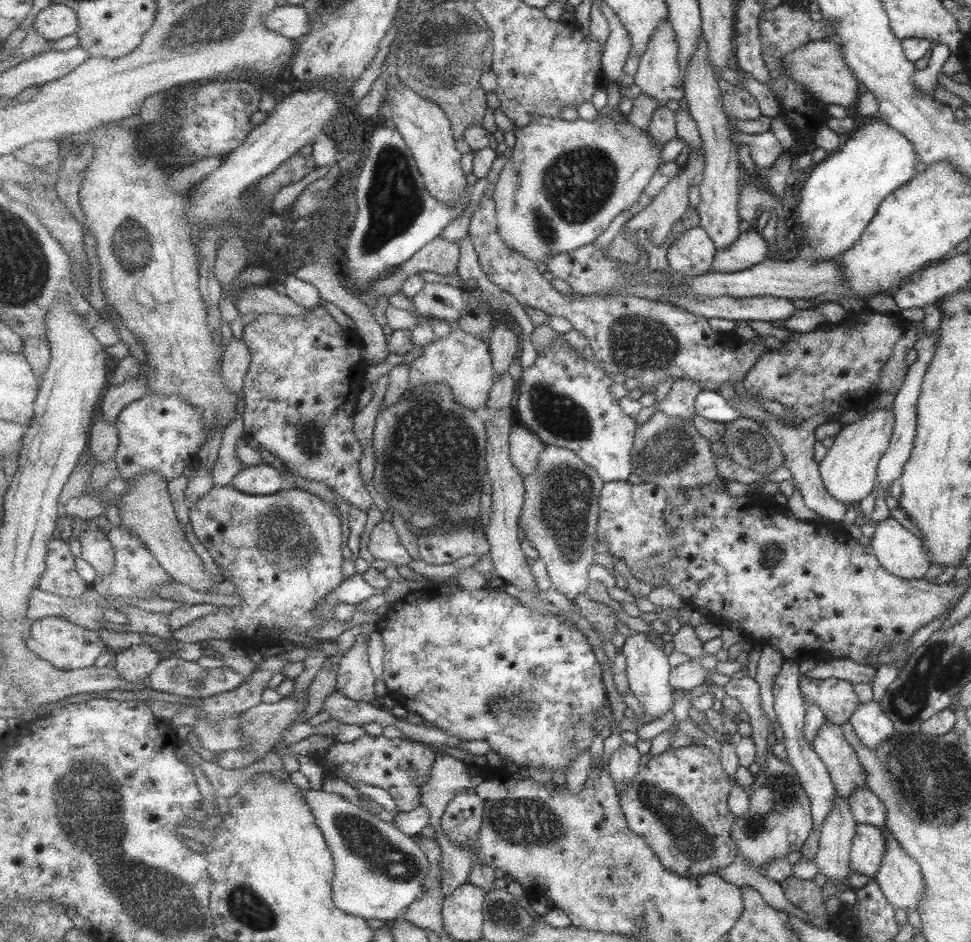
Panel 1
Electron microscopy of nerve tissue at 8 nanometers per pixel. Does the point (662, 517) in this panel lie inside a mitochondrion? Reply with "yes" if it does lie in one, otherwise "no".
no

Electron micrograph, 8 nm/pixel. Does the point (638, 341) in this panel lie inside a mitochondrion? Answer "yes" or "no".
yes

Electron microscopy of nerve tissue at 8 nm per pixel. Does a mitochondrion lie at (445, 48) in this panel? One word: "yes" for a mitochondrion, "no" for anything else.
yes

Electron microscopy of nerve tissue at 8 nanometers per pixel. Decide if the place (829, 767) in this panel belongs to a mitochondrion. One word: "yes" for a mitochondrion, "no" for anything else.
no

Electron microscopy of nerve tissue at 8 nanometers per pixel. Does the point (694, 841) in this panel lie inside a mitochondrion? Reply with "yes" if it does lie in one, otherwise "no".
yes

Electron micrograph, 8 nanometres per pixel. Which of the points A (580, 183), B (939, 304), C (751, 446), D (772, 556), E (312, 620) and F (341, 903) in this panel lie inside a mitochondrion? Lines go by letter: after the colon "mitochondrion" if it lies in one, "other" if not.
A: mitochondrion
B: other
C: mitochondrion
D: mitochondrion
E: other
F: other

